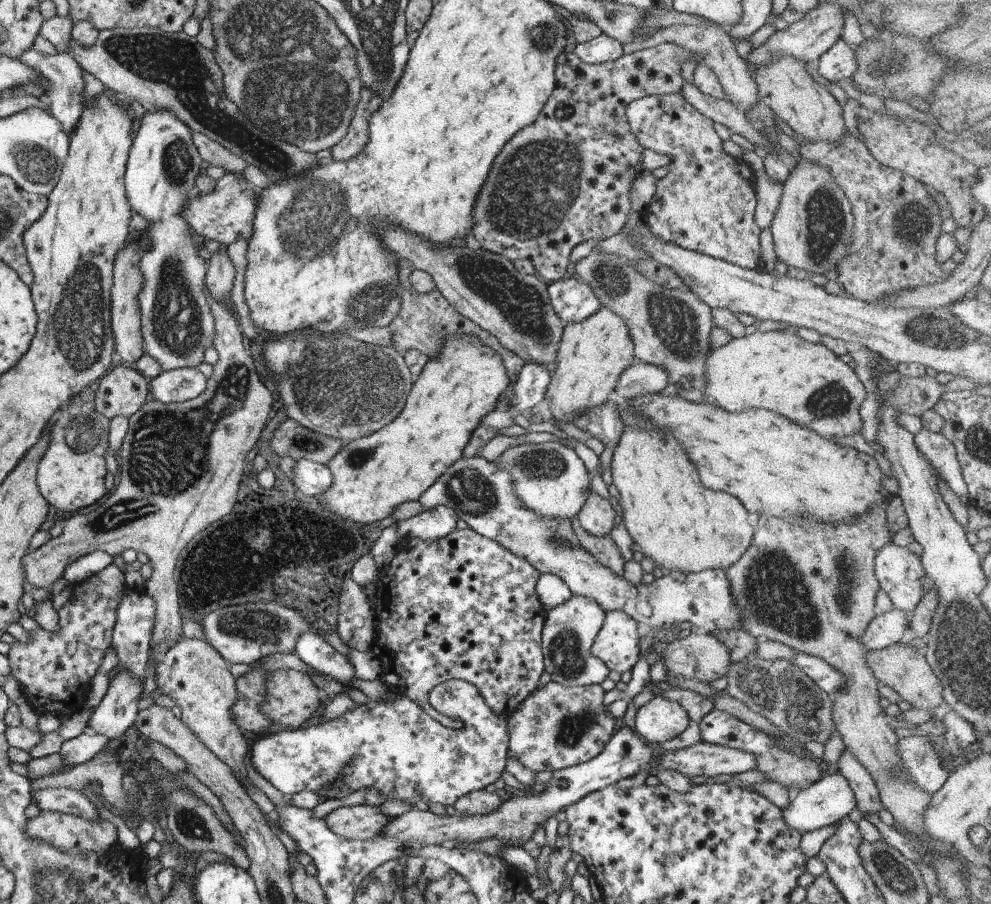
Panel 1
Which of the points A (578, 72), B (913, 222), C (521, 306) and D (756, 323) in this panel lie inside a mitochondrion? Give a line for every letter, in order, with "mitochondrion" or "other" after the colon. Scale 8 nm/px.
A: other
B: mitochondrion
C: mitochondrion
D: other

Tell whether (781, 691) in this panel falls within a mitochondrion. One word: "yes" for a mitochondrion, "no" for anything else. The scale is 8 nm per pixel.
yes

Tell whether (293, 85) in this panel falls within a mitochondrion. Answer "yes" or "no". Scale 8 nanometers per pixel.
yes

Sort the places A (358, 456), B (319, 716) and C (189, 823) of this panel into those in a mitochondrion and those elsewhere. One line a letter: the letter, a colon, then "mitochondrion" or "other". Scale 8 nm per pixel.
A: mitochondrion
B: other
C: mitochondrion

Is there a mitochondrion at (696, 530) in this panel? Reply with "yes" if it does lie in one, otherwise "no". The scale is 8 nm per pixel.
no

